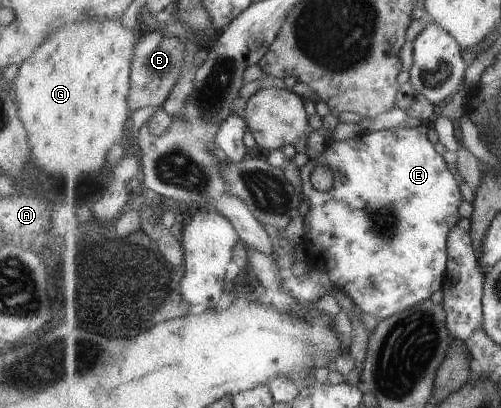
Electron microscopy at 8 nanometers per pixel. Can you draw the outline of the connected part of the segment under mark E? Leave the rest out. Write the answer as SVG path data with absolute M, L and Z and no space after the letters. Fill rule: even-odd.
M418 126L416 128L398 128L398 129L383 129L381 131L372 131L372 132L362 132L358 134L356 137L350 140L344 140L344 141L337 141L335 139L332 139L331 142L327 144L327 148L325 151L315 159L310 159L309 162L301 169L301 176L302 176L302 182L300 184L302 192L304 197L307 197L311 203L311 208L309 209L309 212L304 217L304 228L305 228L305 240L309 240L311 244L314 245L316 250L319 252L320 260L324 260L326 264L320 264L320 266L326 266L328 268L328 274L330 274L330 278L332 278L333 281L335 281L335 286L343 291L347 296L349 296L351 299L353 299L353 302L359 306L363 312L367 312L368 314L372 314L375 317L378 318L378 320L386 320L386 318L390 316L394 316L394 314L398 314L398 312L402 312L404 310L408 310L410 306L416 306L418 302L424 302L425 300L428 300L428 298L432 298L440 288L444 289L444 285L446 284L446 276L449 272L449 262L450 262L450 253L449 253L449 246L450 246L450 233L453 232L454 228L460 224L462 220L462 212L460 212L460 206L464 204L464 194L462 194L462 184L460 184L460 181L458 181L458 178L456 178L456 174L450 170L450 160L446 160L444 158L443 154L440 154L438 150L436 150L436 140L433 131L430 128L427 128L426 126ZM318 166L329 166L330 169L333 171L333 176L335 177L334 185L331 190L328 192L321 192L320 190L316 190L314 188L314 184L312 184L312 172L318 168Z

